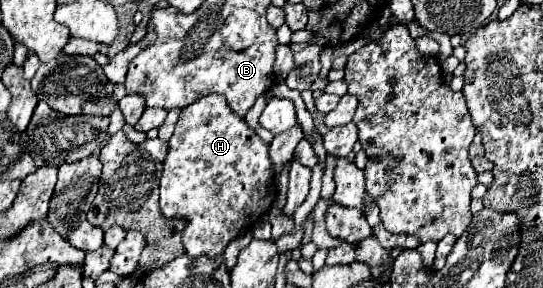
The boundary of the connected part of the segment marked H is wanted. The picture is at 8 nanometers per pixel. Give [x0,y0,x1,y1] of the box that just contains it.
[159,95,277,257]

